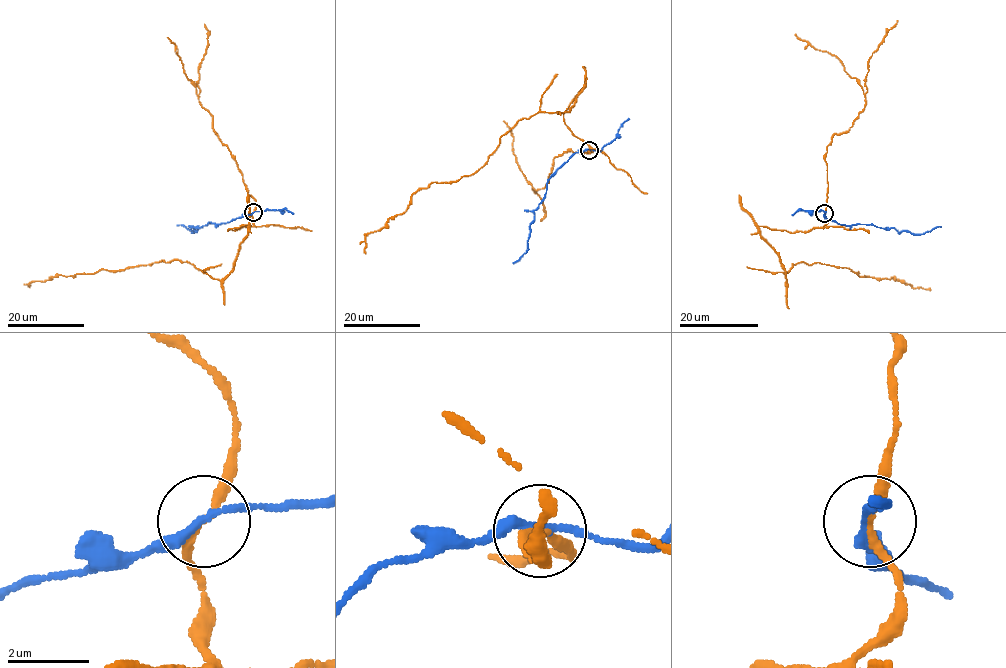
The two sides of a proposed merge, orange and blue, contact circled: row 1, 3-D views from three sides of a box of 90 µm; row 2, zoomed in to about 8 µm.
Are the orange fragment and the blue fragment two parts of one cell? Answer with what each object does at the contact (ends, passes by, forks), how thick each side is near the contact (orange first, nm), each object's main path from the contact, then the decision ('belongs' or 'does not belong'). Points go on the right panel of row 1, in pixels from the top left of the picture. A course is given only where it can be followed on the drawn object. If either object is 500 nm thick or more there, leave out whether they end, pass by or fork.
orange passes by | blue passes by | 180/180 nm | orange via (824, 213), (827, 222), (806, 232), (758, 227), (778, 255), (786, 283), (793, 264), (819, 262), (931, 290) | blue via (824, 213), (828, 219), (840, 224), (873, 224), (914, 234), (941, 227) | does not belong

